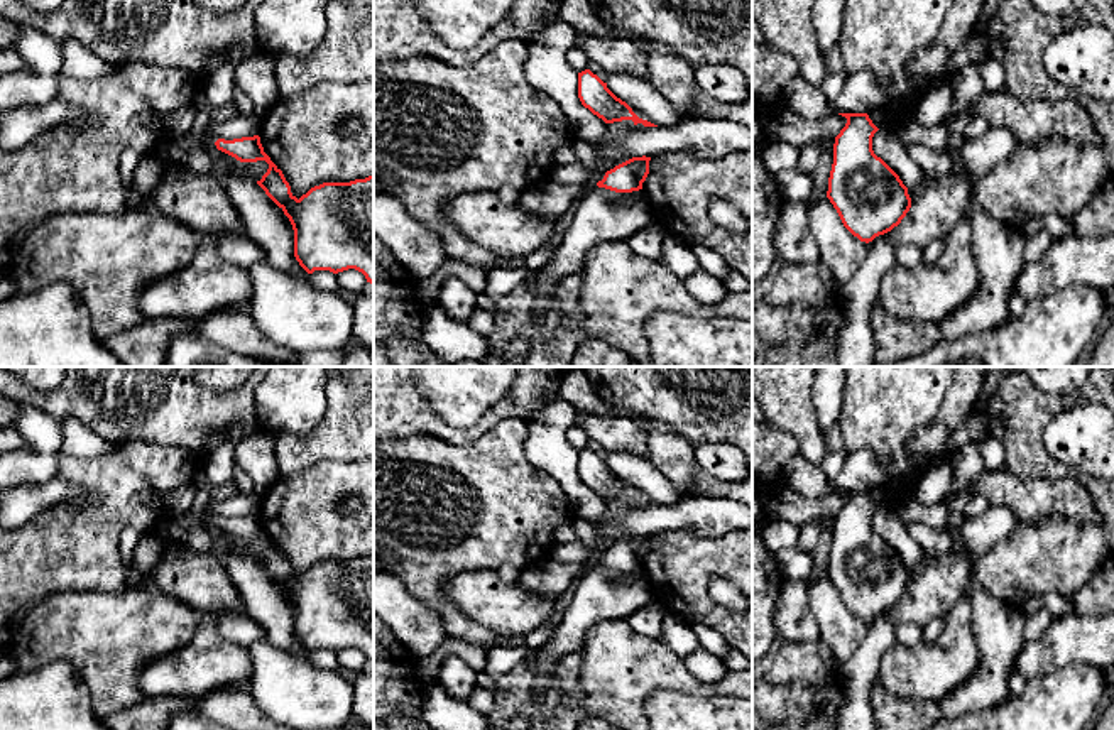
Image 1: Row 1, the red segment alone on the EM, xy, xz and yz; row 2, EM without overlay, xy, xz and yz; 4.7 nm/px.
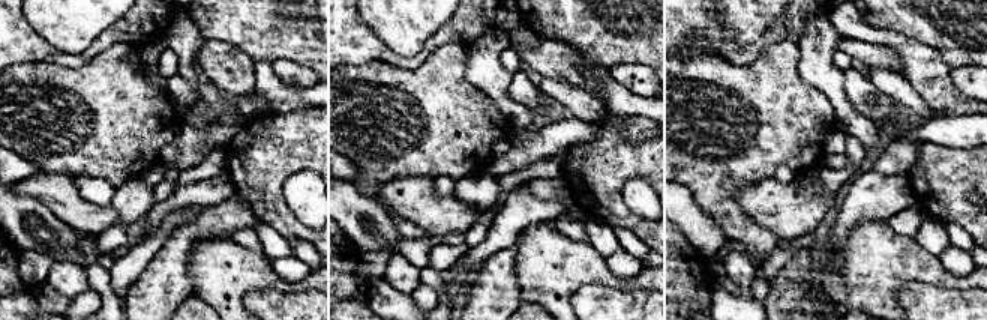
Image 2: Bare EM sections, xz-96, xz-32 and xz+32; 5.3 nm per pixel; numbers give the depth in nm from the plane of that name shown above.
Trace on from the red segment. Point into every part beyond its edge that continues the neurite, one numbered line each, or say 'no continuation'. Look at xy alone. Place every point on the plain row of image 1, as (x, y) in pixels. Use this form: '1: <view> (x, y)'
1: xy (202, 497)

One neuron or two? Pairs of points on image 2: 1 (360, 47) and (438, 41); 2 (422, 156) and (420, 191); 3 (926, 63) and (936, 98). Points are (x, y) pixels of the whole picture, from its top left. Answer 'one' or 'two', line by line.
1: one
2: two
3: one

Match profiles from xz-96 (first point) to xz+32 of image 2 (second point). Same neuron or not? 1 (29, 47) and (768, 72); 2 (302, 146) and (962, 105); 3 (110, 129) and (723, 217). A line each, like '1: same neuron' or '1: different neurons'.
1: different neurons
2: different neurons
3: same neuron

